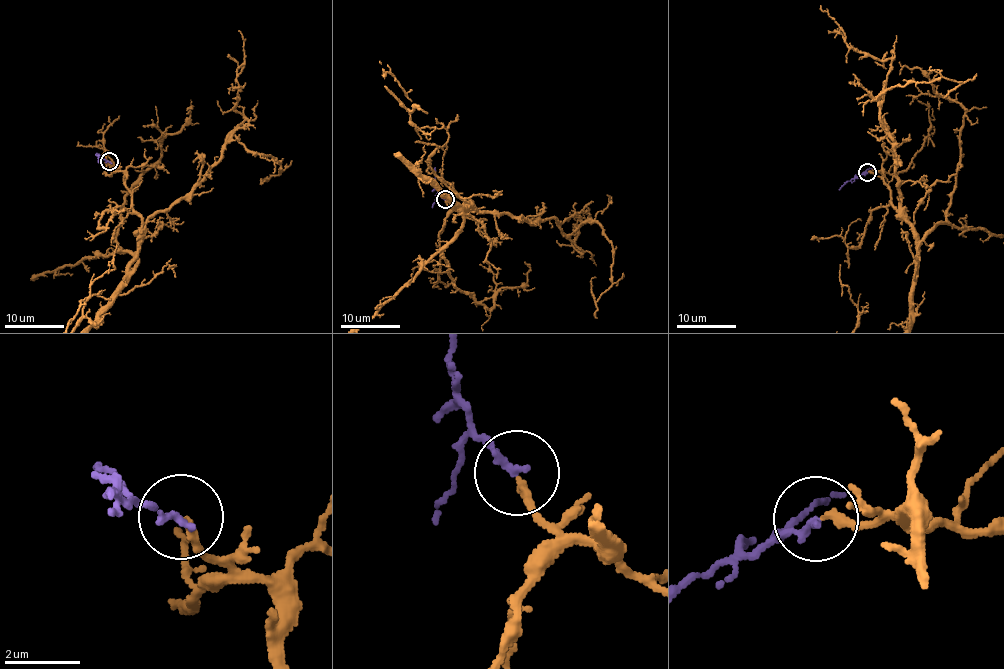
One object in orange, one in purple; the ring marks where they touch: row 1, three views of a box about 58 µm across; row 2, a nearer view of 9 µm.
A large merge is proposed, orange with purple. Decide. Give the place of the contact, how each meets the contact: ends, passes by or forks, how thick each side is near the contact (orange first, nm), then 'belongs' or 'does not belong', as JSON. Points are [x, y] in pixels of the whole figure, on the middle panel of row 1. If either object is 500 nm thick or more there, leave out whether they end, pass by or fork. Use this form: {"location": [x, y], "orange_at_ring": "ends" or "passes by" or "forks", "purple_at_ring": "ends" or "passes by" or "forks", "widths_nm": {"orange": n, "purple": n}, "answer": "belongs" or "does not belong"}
{"location": [445, 199], "orange_at_ring": "ends", "purple_at_ring": "ends", "widths_nm": {"orange": 220, "purple": 220}, "answer": "belongs"}

